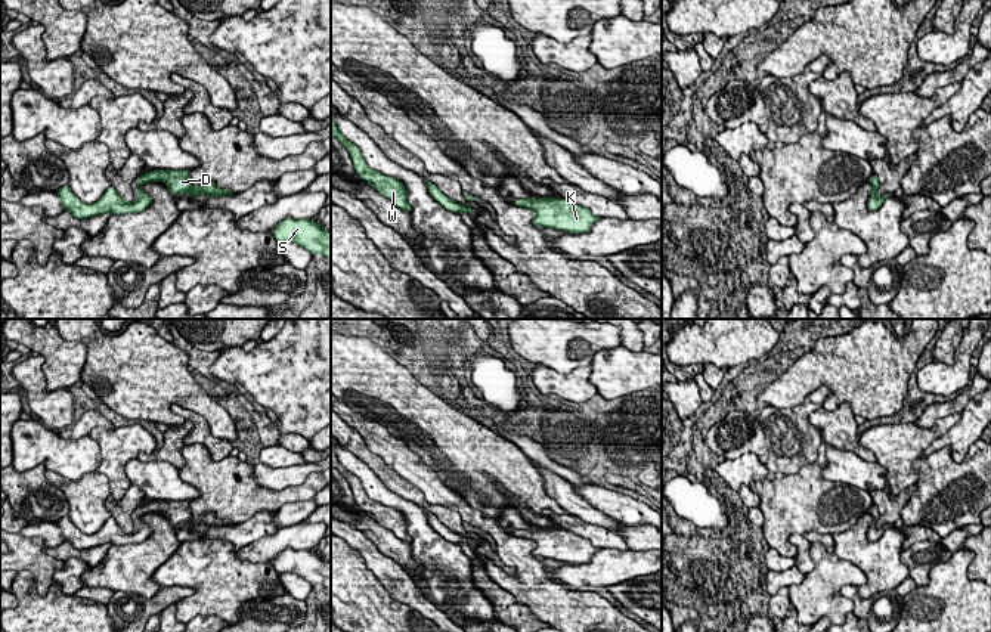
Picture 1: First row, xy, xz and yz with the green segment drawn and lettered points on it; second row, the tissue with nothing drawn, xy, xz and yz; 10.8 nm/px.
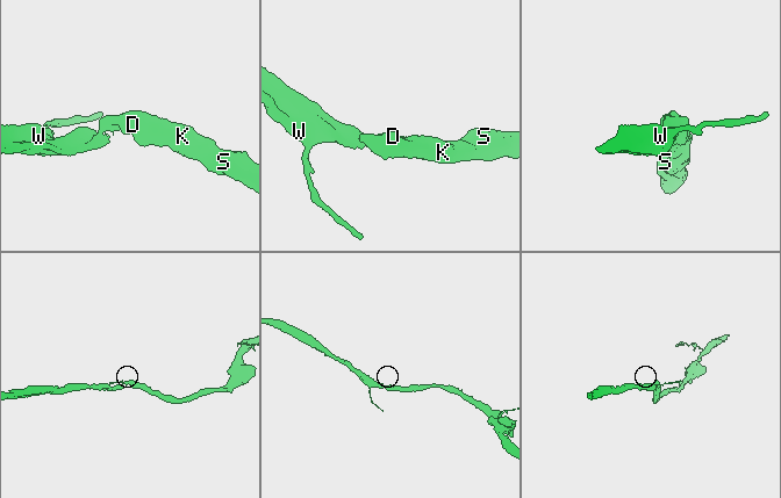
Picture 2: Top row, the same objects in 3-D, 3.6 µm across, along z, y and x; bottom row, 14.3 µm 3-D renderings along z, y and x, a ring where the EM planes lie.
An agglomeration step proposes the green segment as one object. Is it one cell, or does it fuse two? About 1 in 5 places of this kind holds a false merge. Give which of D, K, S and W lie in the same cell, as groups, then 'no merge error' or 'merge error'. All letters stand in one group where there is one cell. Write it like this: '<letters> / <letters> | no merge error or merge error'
D K S W | no merge error

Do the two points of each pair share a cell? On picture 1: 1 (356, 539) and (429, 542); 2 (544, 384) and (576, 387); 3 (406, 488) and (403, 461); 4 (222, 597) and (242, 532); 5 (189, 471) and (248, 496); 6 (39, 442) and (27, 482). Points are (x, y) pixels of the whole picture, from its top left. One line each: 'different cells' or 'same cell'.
1: different cells
2: same cell
3: different cells
4: different cells
5: same cell
6: different cells

